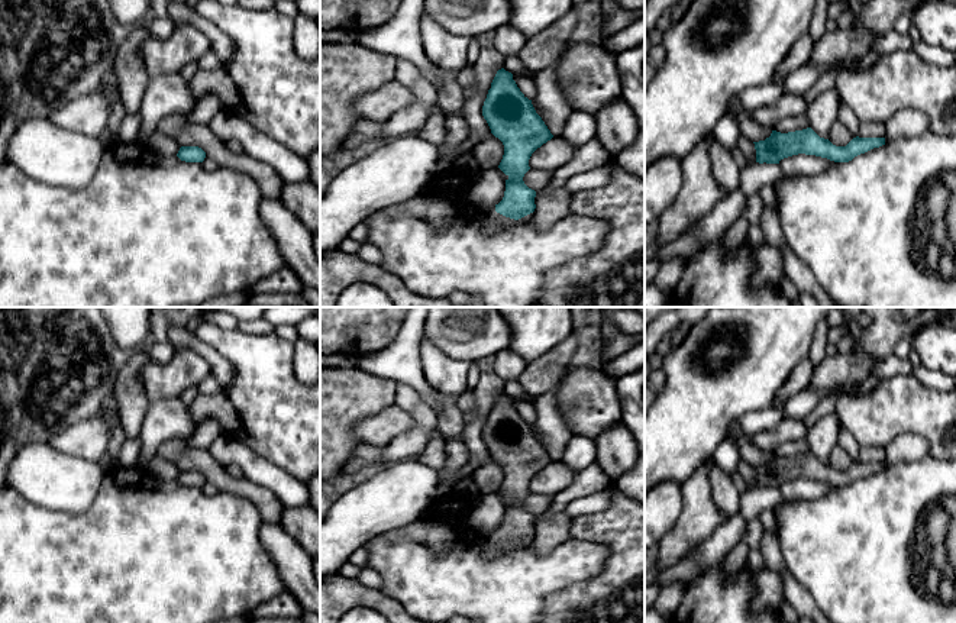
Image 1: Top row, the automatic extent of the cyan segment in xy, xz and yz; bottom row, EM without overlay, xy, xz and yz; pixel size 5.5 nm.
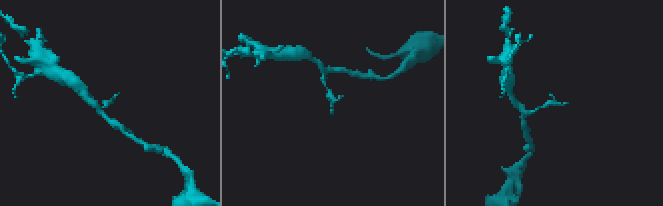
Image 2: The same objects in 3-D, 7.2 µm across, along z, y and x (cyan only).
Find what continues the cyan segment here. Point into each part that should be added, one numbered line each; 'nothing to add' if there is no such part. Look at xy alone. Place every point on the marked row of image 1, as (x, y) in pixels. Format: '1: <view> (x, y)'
nothing to add

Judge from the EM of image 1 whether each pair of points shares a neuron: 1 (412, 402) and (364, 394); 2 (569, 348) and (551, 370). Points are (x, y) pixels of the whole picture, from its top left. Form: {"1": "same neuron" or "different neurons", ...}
{"1": "different neurons", "2": "same neuron"}

